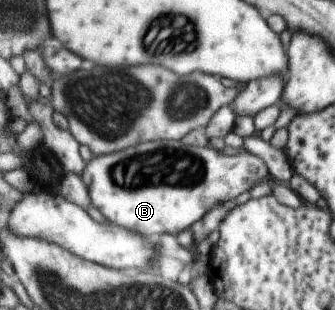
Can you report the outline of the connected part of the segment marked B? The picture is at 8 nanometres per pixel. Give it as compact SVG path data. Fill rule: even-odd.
M175 140L141 143L111 155L94 157L82 178L92 205L109 222L151 238L163 234L176 236L195 226L211 209L243 198L266 175L265 163L247 150L229 156L207 145L185 145Z

